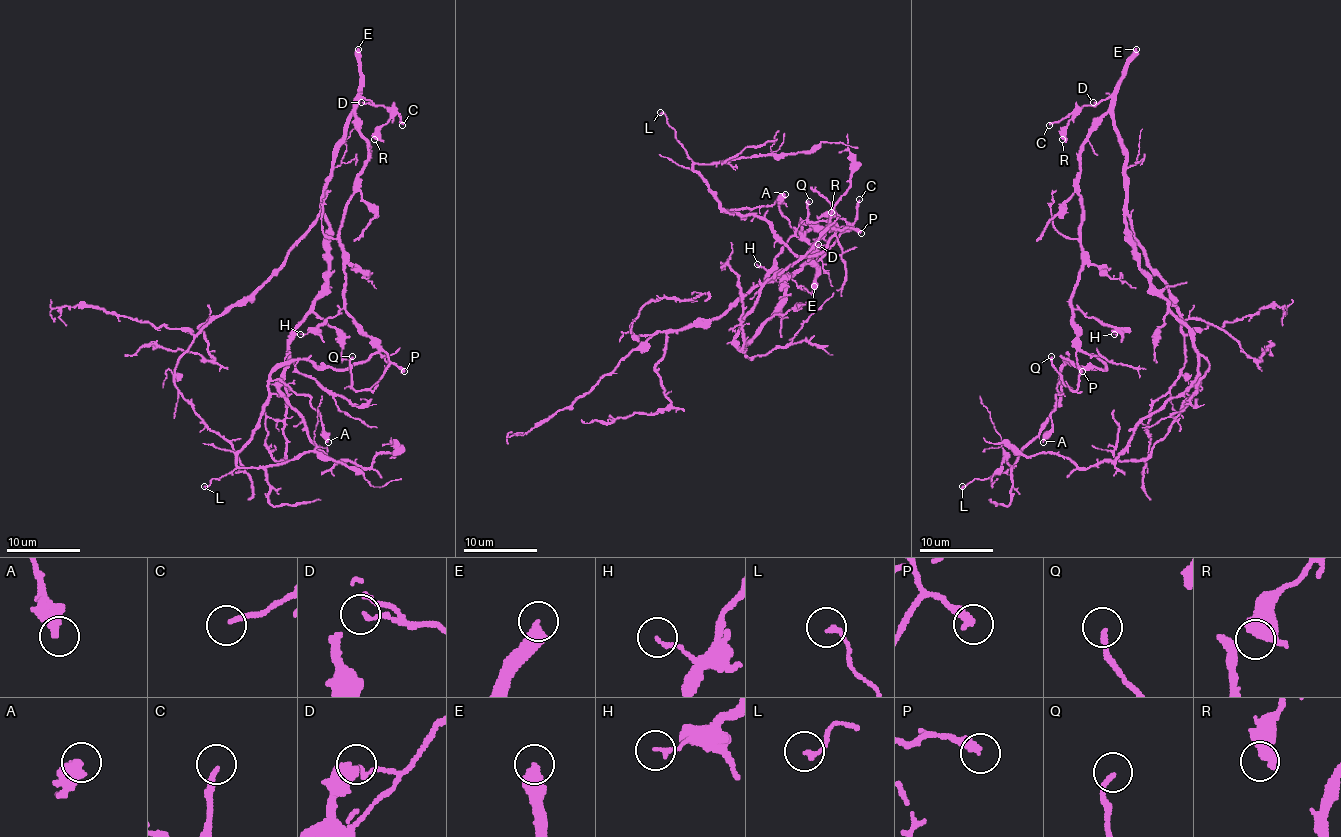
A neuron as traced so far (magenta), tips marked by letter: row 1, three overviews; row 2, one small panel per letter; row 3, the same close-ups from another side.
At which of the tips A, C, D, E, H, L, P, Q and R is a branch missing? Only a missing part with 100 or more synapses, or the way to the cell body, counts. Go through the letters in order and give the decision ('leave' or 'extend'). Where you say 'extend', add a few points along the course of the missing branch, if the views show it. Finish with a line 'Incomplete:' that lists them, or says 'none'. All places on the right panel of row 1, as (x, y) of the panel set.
A: leave
C: leave
D: leave
E: extend
H: leave
L: leave
P: leave
Q: leave
R: leave
Incomplete: E

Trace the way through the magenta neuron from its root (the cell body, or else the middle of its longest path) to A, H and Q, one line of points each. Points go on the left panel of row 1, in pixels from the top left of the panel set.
A: (367, 156), (339, 241), (345, 310), (378, 349), (345, 369), (287, 360), (271, 375), (309, 397), (328, 442)
H: (367, 156), (339, 230), (345, 304), (334, 317), (300, 334)
Q: (367, 156), (339, 241), (345, 254), (345, 310), (389, 362), (373, 390), (352, 388), (352, 356)

